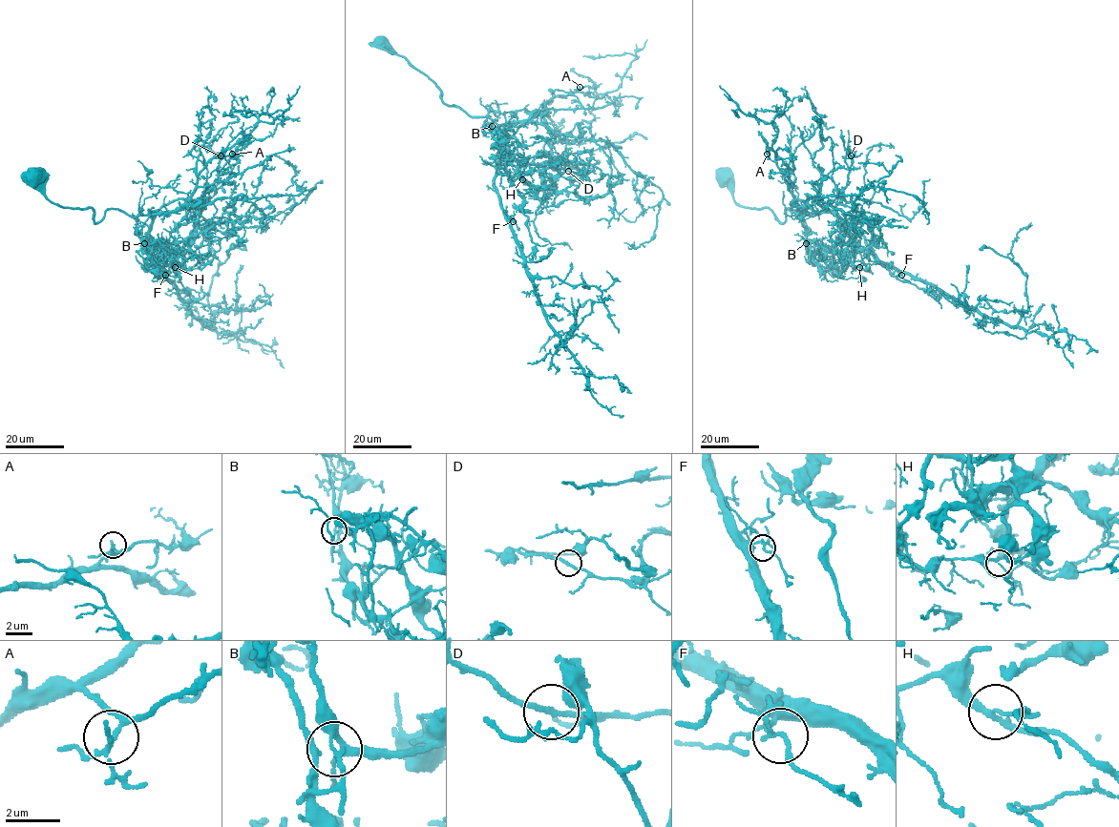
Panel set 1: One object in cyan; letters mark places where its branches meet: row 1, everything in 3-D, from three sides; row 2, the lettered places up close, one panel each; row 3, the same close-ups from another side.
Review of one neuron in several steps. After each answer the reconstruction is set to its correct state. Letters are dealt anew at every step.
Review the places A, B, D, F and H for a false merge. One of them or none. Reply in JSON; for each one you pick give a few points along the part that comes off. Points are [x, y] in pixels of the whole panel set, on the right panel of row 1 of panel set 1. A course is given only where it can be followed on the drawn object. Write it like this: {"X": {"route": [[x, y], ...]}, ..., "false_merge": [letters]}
{"B": {"route": [[806, 243], [813, 243], [814, 262], [832, 255], [835, 261]]}, "false_merge": ["B"]}

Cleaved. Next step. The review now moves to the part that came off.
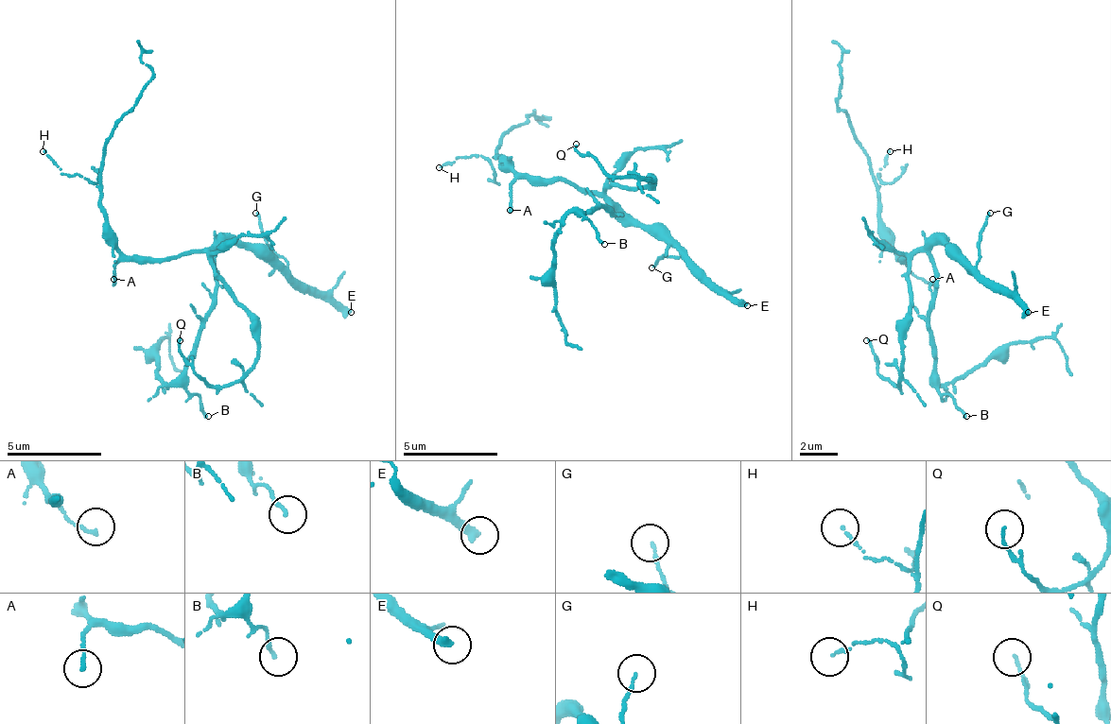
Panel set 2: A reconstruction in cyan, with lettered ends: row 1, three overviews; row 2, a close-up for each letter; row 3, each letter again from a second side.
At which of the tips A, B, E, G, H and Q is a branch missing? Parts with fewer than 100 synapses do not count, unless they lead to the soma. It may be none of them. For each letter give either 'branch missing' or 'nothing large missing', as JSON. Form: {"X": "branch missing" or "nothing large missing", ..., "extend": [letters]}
{"A": "nothing large missing", "B": "nothing large missing", "E": "branch missing", "G": "nothing large missing", "H": "nothing large missing", "Q": "nothing large missing", "extend": ["E"]}

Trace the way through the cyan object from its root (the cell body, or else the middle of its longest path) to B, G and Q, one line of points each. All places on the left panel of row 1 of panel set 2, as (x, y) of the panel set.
B: (203, 250), (213, 255), (217, 302), (199, 336), (184, 387), (199, 397), (199, 406), (208, 416)
G: (203, 250), (217, 250), (222, 246), (265, 246), (284, 265), (284, 260), (265, 241), (265, 232), (255, 213)
Q: (203, 250), (213, 265), (213, 274), (251, 321), (255, 359), (232, 383), (208, 383), (180, 350), (180, 340)

